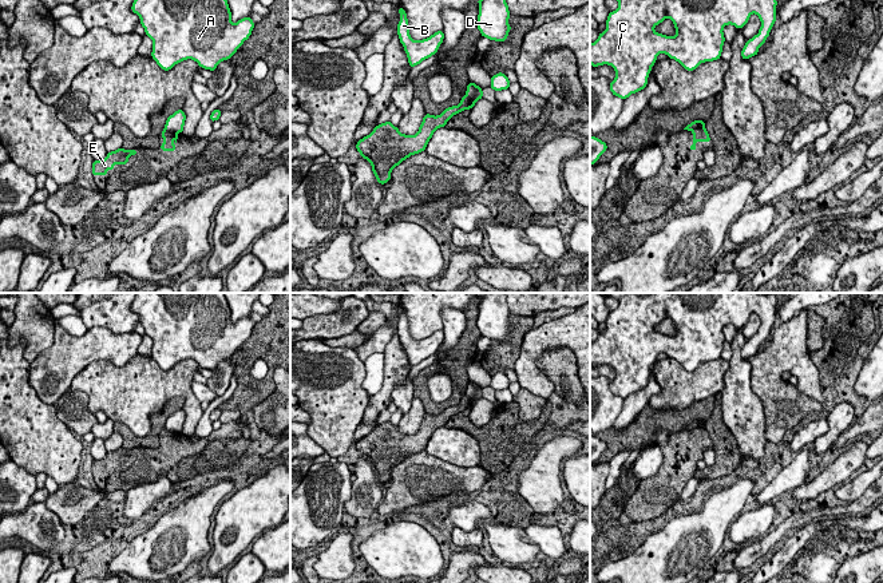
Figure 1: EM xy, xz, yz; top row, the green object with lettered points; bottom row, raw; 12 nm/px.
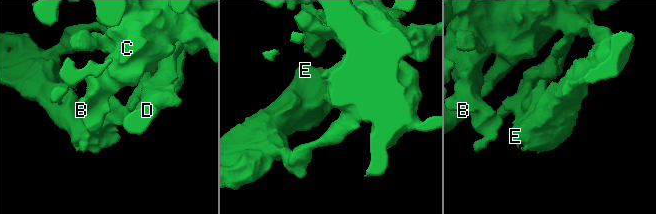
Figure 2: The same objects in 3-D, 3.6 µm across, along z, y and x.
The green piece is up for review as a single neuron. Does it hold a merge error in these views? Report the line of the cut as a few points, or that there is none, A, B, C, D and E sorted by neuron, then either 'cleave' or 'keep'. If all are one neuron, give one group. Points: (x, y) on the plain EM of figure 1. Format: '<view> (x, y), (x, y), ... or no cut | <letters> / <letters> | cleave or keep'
xz (466, 395), (471, 407) | A B C D / E | cleave

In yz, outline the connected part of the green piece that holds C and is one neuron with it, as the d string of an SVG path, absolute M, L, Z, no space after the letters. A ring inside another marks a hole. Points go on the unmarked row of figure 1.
M601 293L618 301L618 308L609 312L606 329L590 342L590 364L611 365L615 377L609 386L614 396L627 398L631 393L648 385L652 366L660 353L678 361L686 370L694 370L701 362L721 357L725 341L724 326L734 325L741 329L752 313L761 321L759 333L745 341L741 350L744 360L759 353L759 348L767 341L776 321L775 293ZM670 318L676 328L674 336L666 336L654 330L654 326Z

